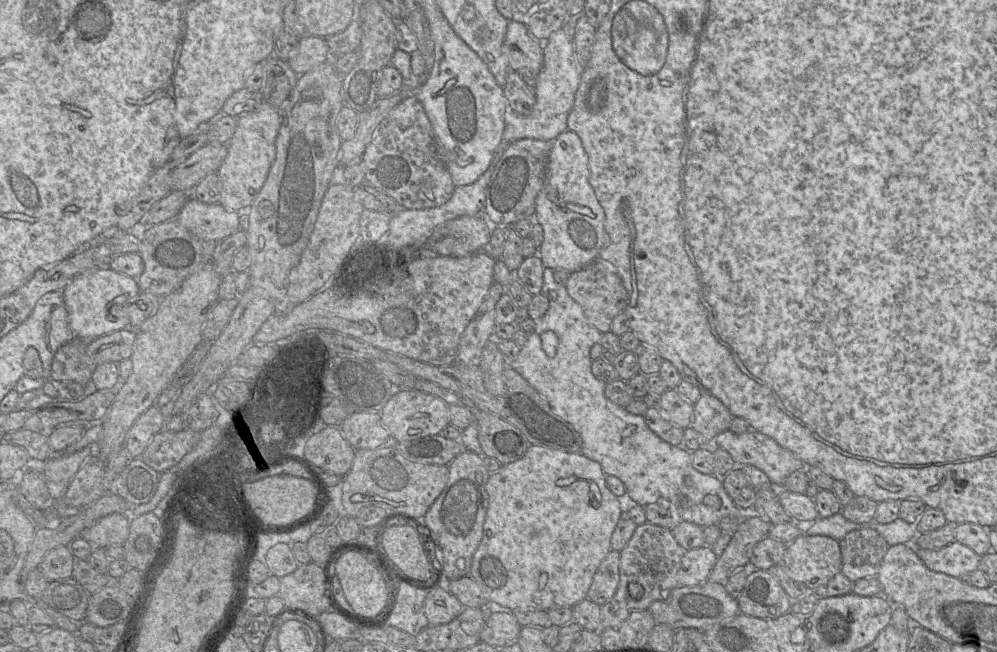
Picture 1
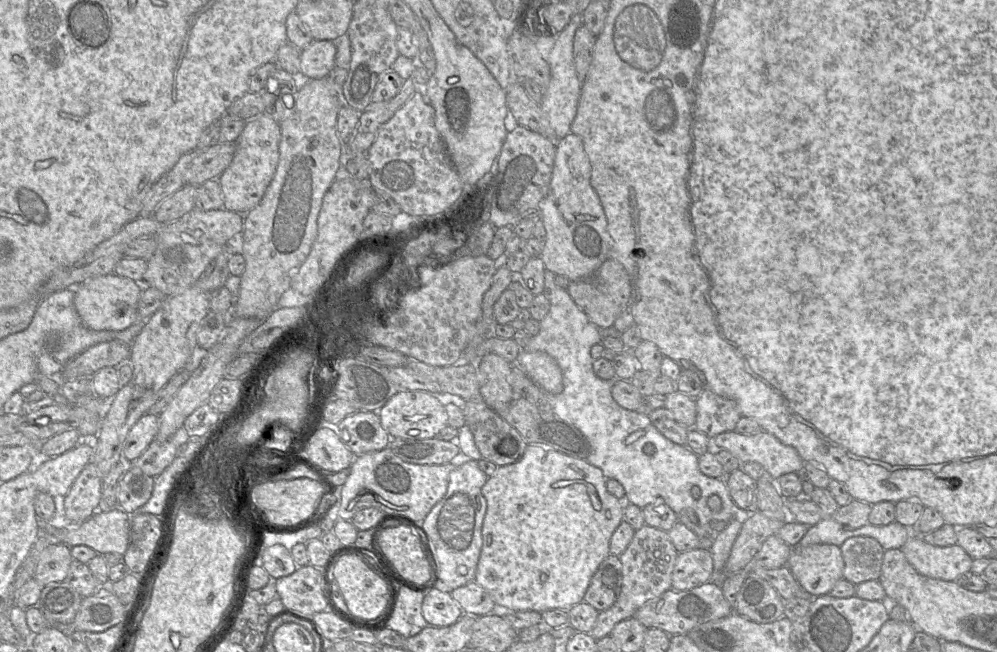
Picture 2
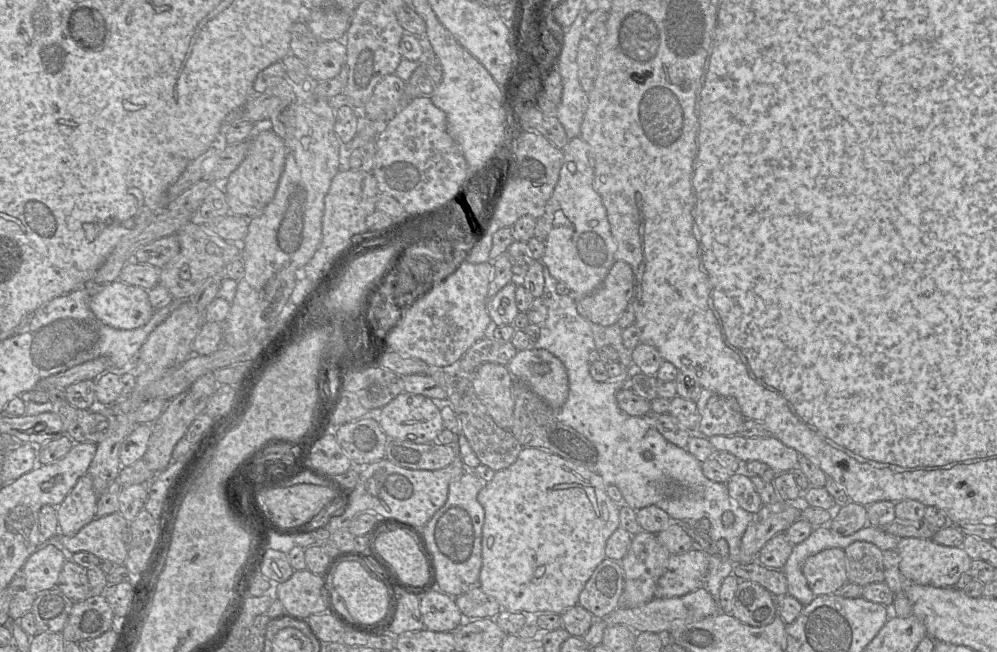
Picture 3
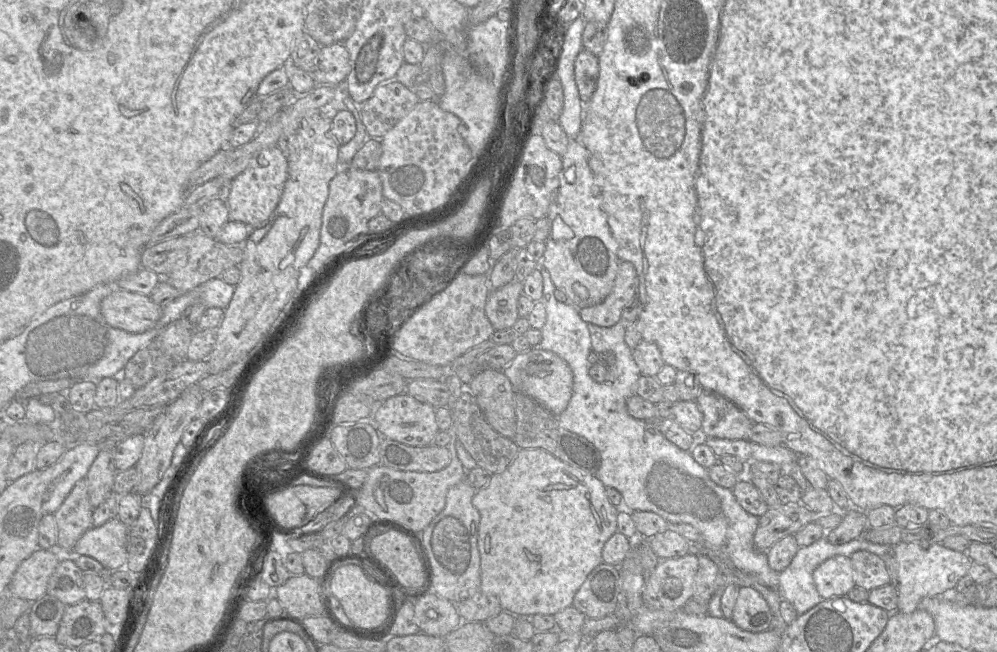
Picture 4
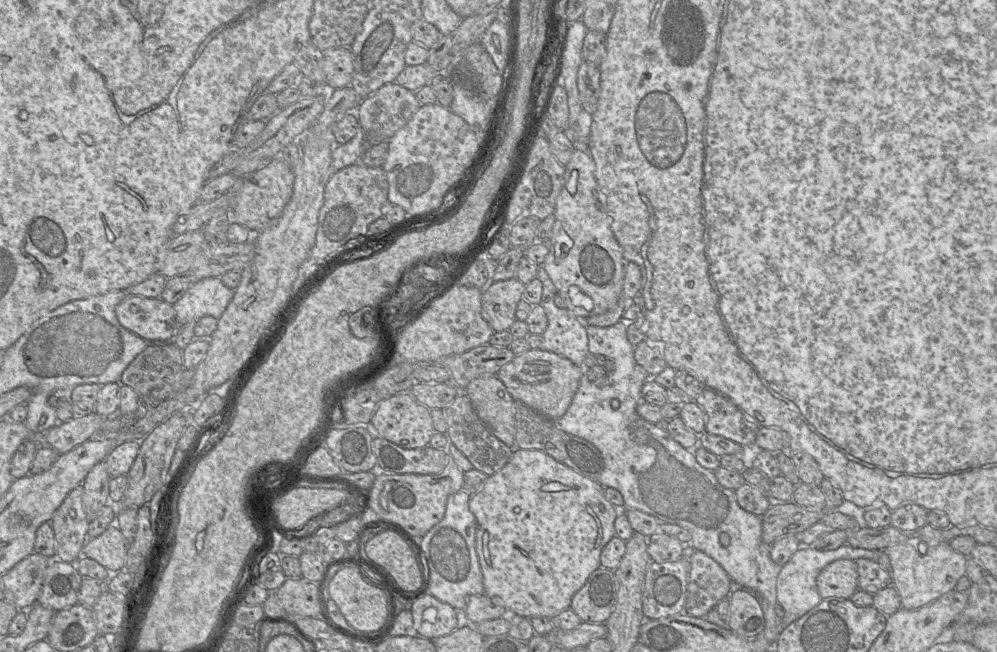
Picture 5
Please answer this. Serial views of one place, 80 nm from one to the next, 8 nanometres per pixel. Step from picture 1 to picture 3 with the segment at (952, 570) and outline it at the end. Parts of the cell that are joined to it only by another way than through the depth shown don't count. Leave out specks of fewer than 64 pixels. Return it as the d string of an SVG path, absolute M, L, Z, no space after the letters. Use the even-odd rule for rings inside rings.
M903 538L896 548L900 556L900 571L913 583L934 587L954 587L960 576L969 572L972 559L962 547L944 546L932 539Z

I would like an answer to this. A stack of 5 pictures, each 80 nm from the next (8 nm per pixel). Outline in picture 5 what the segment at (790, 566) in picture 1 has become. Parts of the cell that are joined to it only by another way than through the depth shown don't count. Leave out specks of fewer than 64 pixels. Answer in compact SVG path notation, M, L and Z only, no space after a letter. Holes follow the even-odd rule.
M852 559L833 561L817 576L817 590L822 599L850 599L858 588L858 567Z

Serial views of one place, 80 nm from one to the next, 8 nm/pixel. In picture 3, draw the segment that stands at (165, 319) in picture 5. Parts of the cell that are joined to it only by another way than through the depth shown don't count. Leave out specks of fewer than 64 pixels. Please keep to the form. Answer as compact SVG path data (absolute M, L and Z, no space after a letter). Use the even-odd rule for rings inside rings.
M120 280L103 285L91 298L89 307L101 322L122 330L140 328L154 314L148 291Z

